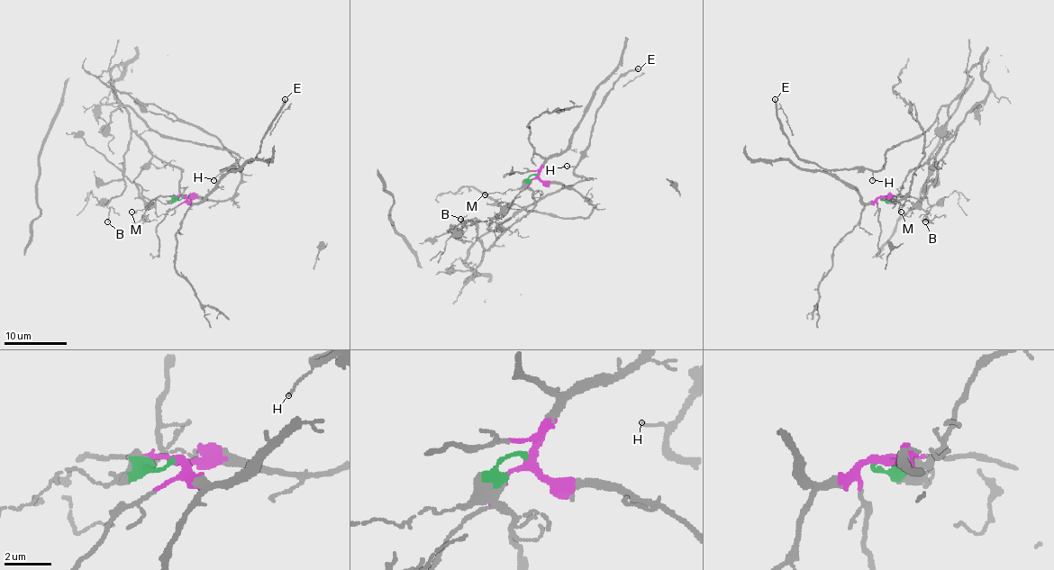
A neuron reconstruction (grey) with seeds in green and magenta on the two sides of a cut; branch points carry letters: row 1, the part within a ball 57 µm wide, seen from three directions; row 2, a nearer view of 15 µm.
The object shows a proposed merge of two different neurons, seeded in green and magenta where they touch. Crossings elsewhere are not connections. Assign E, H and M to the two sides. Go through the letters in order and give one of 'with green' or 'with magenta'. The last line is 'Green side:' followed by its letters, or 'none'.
E: with green
H: with green
M: with green
Green side: E, H, M

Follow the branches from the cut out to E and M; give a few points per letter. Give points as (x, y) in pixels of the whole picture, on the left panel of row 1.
E: (183, 196), (181, 170), (131, 127), (116, 64), (113, 95), (240, 158), (221, 170), (257, 156), (286, 99)
M: (183, 196), (164, 203), (153, 200), (143, 209), (131, 212)

